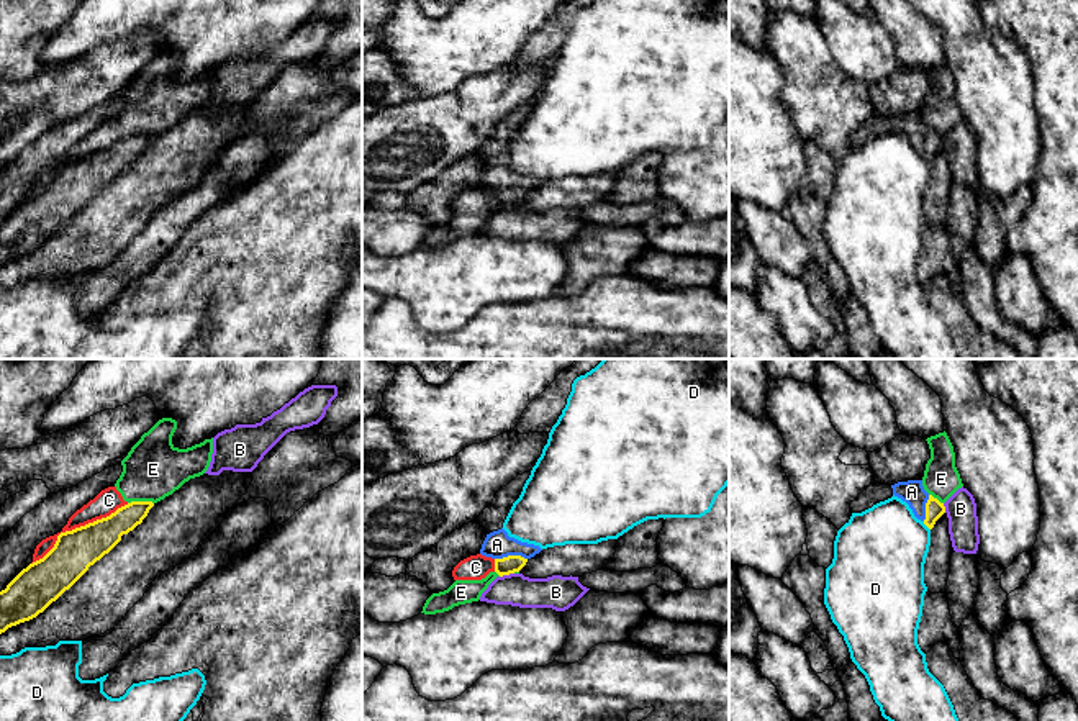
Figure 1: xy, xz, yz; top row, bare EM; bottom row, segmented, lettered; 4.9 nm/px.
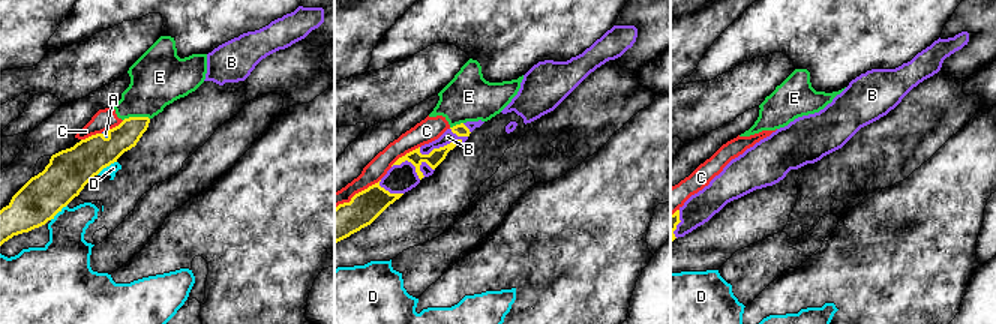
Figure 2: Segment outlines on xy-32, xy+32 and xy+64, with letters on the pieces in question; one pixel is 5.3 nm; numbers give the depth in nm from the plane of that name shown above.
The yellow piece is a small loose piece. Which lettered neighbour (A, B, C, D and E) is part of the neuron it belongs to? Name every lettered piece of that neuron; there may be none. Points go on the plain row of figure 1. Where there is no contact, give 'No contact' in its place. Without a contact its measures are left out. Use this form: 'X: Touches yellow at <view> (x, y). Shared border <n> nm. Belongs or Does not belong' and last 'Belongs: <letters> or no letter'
A: Touches yellow at xz (510, 189). Shared border 160 nm. Belongs
B: Touches yellow at xz (507, 207). Shared border 80 nm. Does not belong
C: Touches yellow at xy (77, 161). Shared border 550 nm. Does not belong
D: Touches yellow at yz (926, 158). Shared border 60 nm. Does not belong
E: Touches yellow at xy (140, 135). Shared border 130 nm. Does not belong
Belongs: A

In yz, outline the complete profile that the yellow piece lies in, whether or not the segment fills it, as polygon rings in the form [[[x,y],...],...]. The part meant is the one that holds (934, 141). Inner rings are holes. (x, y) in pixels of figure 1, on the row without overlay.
[[[922,113],[898,115],[891,118],[891,121],[893,128],[906,134],[914,149],[929,162],[932,162],[935,154],[945,146],[944,136],[924,123]]]

